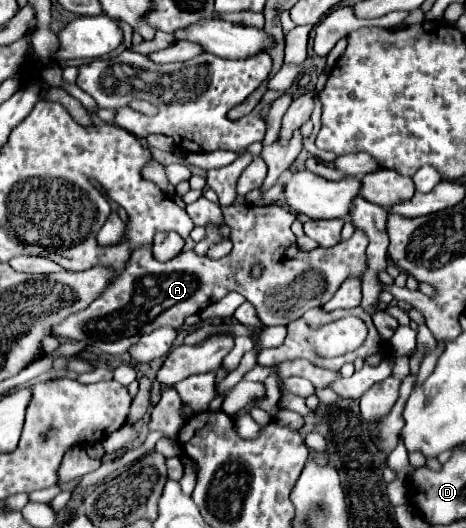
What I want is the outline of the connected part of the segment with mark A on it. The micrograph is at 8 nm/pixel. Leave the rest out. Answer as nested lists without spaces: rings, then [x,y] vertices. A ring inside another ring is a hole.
[[[230,204],[222,206],[222,214],[228,224],[234,224],[234,248],[228,256],[210,260],[188,250],[180,252],[174,260],[158,262],[153,256],[152,245],[138,247],[132,251],[124,273],[109,283],[88,308],[66,316],[58,326],[54,326],[50,336],[86,342],[116,356],[124,354],[140,336],[160,326],[180,328],[186,316],[202,312],[228,292],[240,292],[248,302],[252,302],[262,324],[288,324],[298,320],[308,308],[326,304],[348,277],[362,279],[366,271],[369,241],[361,230],[356,230],[349,240],[334,248],[304,252],[298,248],[296,236],[290,232],[296,214],[286,208],[276,204]],[[256,262],[264,266],[260,278],[250,276],[250,266]]]

